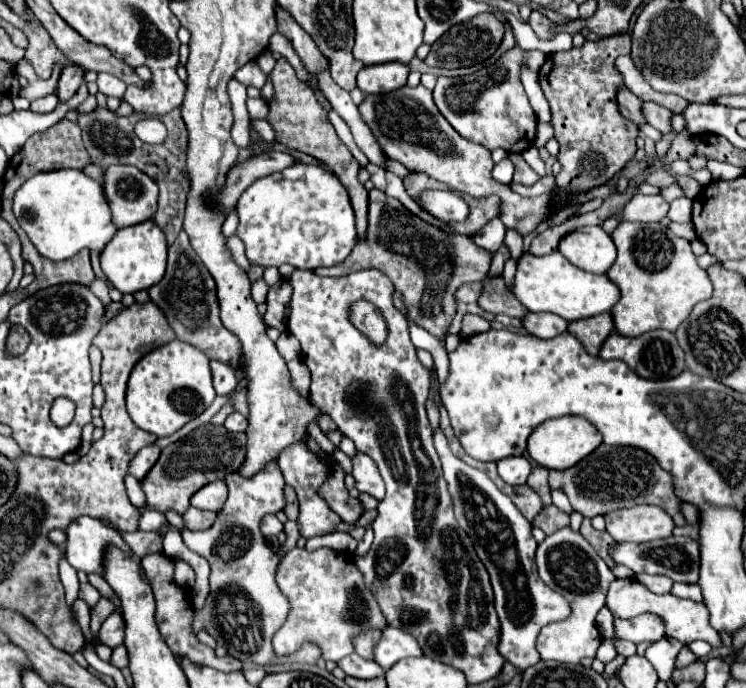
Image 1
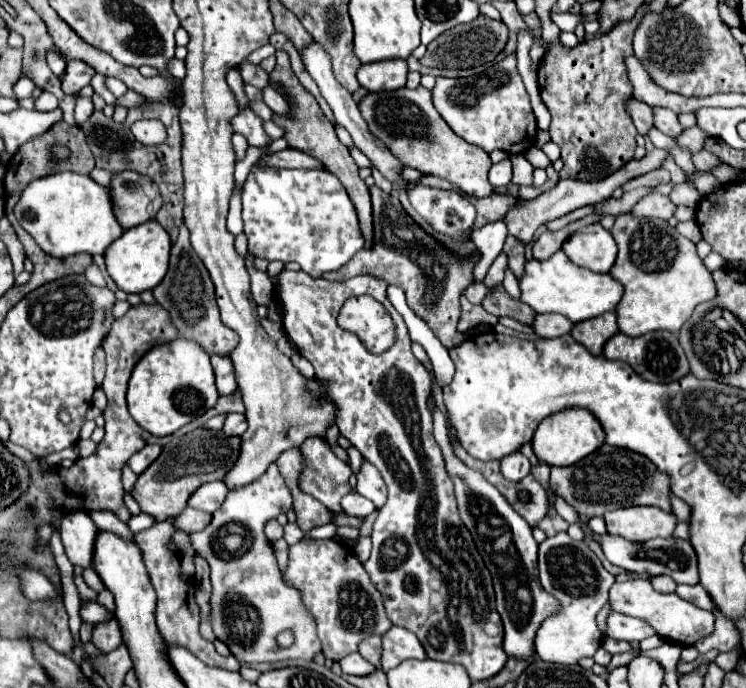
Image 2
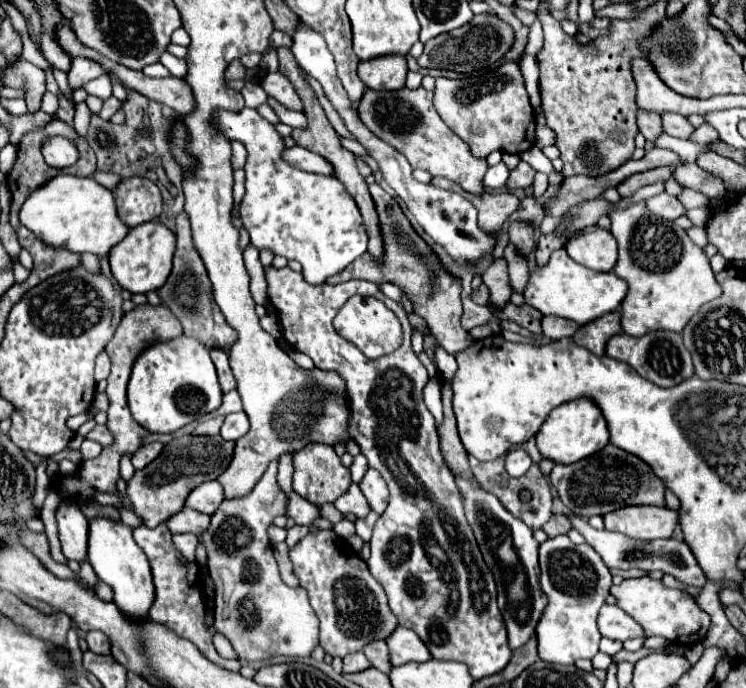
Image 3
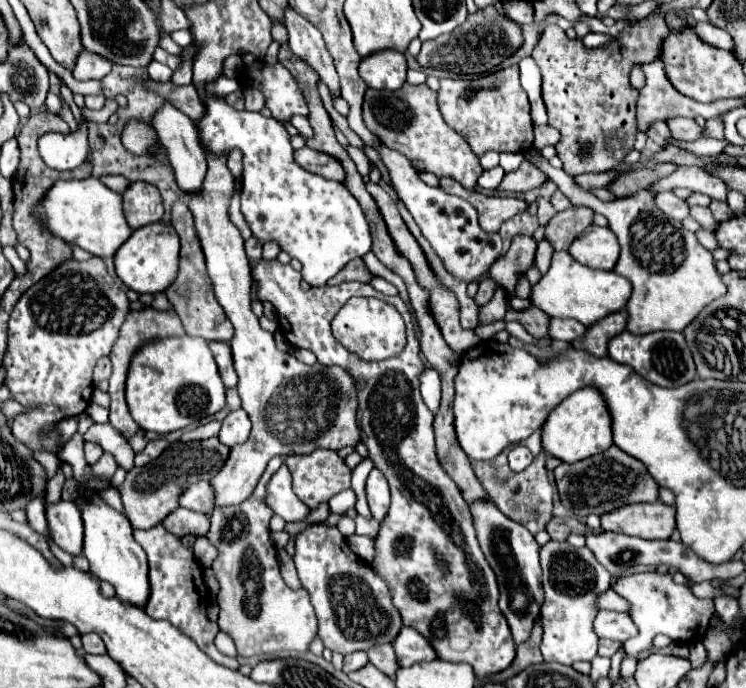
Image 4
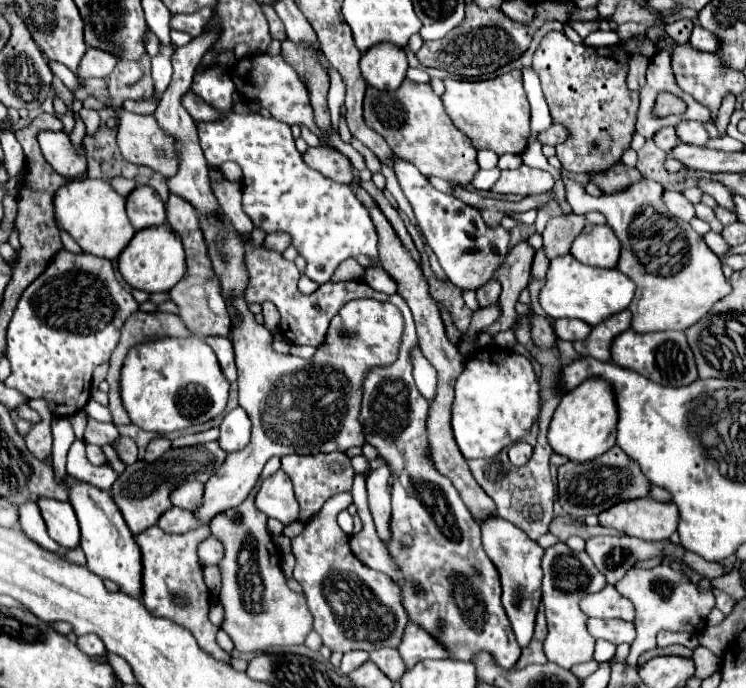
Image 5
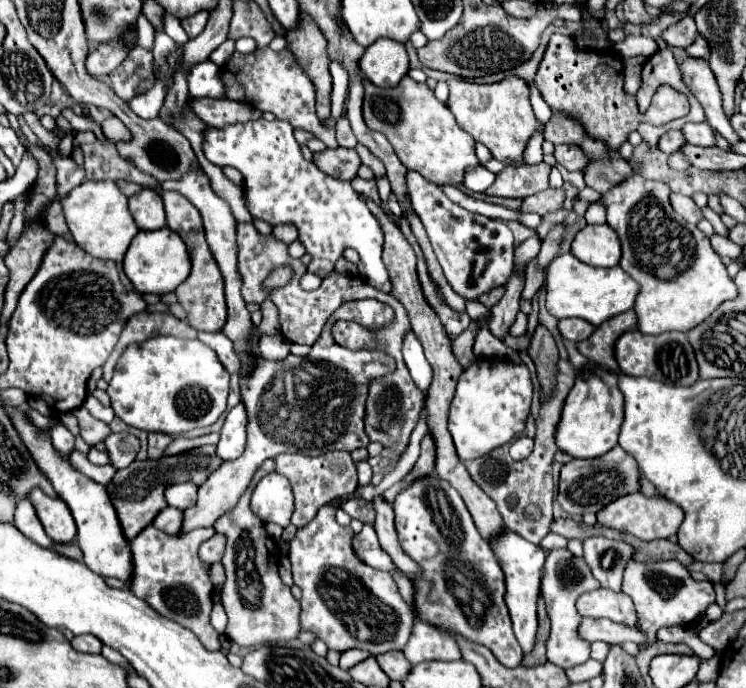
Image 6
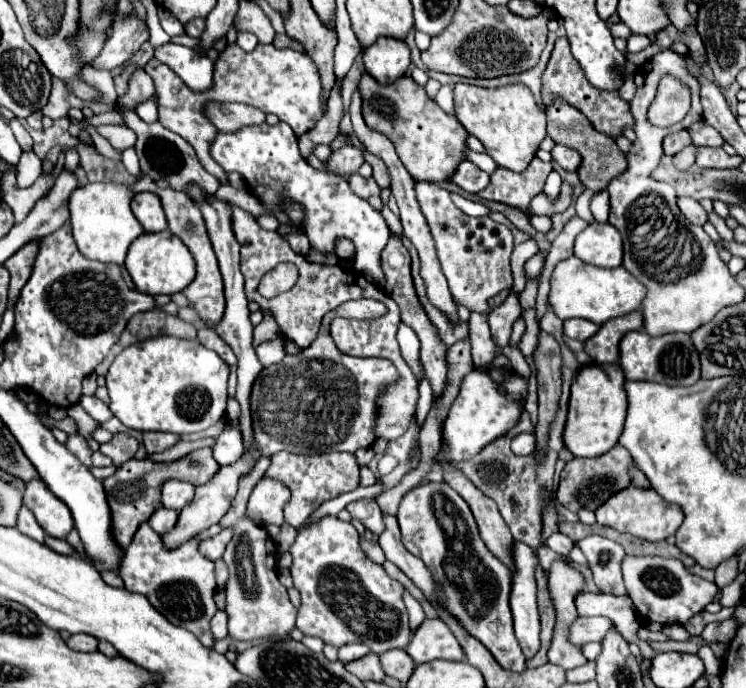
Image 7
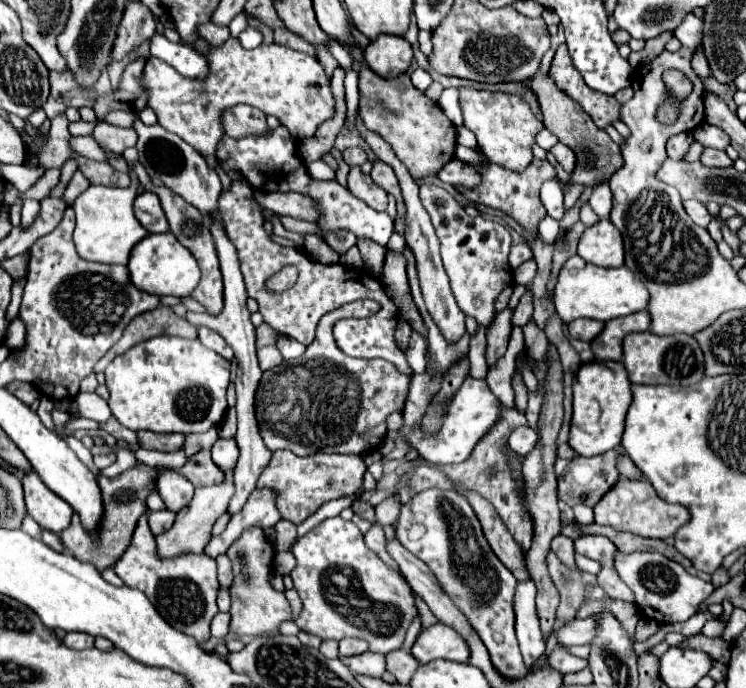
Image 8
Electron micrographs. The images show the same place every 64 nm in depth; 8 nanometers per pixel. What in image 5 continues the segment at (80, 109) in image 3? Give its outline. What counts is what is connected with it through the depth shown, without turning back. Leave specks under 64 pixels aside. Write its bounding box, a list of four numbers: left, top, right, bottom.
[38,132,86,180]

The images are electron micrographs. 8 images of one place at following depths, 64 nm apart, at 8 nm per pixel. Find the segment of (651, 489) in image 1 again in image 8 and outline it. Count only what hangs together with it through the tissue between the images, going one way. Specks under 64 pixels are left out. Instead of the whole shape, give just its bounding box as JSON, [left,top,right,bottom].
[558,448,622,508]

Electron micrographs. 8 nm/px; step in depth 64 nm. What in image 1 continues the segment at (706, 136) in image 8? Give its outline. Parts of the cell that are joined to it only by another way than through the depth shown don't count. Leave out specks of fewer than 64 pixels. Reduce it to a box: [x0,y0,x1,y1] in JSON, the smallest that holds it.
[642,102,672,132]

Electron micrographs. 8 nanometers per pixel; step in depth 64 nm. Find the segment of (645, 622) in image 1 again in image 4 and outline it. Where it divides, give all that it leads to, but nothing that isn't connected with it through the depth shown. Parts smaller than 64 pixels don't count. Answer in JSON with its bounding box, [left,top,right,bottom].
[594,610,638,642]

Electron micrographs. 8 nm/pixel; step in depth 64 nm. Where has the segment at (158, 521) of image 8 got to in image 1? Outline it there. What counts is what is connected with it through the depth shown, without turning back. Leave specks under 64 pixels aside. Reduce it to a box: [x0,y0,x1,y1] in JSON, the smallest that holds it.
[182,506,218,530]

